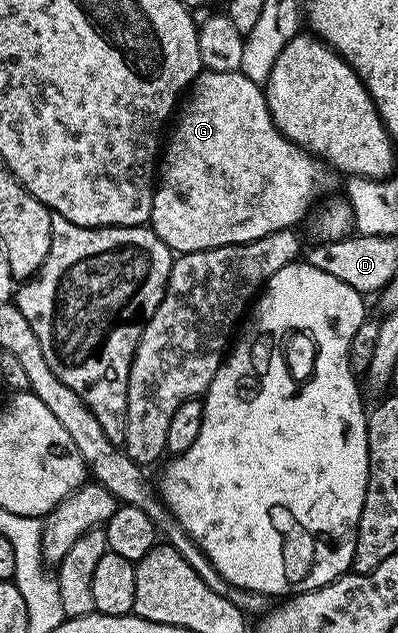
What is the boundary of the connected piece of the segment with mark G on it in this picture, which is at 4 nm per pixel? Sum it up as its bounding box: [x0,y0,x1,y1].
[150,70,329,253]

